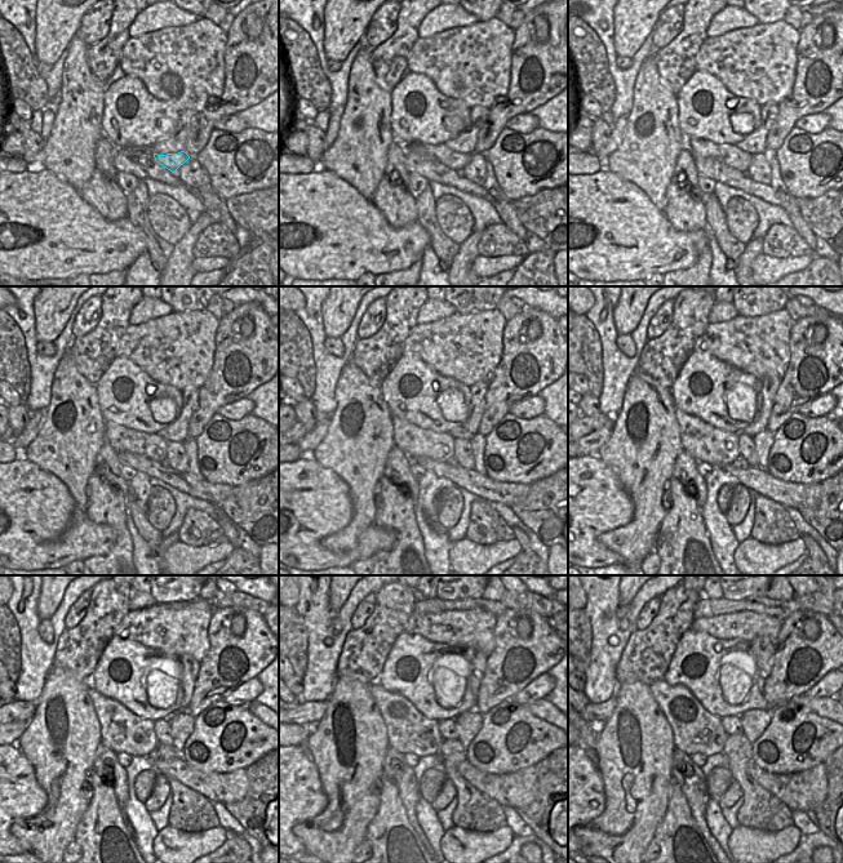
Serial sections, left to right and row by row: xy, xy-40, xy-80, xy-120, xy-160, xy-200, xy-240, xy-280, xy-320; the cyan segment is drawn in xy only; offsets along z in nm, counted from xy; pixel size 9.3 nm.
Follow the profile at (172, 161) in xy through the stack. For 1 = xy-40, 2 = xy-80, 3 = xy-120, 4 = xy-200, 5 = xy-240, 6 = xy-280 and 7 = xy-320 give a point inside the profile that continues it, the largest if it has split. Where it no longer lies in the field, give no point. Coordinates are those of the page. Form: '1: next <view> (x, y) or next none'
1: next xy-40 (455, 160)
2: next xy-80 (730, 154)
3: next xy-120 (123, 440)
4: next xy-200 (704, 443)
5: next xy-240 (123, 732)
6: next xy-280 (408, 732)
7: next xy-320 (695, 730)

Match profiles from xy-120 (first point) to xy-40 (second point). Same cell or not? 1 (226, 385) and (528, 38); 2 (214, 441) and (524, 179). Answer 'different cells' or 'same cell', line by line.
1: same cell
2: same cell

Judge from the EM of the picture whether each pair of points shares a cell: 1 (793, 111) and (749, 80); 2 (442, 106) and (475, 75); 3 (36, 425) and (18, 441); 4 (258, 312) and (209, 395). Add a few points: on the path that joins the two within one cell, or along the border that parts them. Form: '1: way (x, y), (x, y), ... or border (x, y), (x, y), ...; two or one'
1: border (794, 74), (792, 92), (777, 105); two
2: border (429, 78), (446, 96), (461, 98), (470, 107); two
3: way (32, 428), (22, 439); one
4: way (257, 336), (223, 357), (221, 372); one

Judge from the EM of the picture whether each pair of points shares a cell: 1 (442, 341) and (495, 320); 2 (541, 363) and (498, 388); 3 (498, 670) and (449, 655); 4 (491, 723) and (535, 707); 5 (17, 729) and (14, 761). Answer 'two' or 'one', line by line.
1: one
2: one
3: two
4: two
5: two

